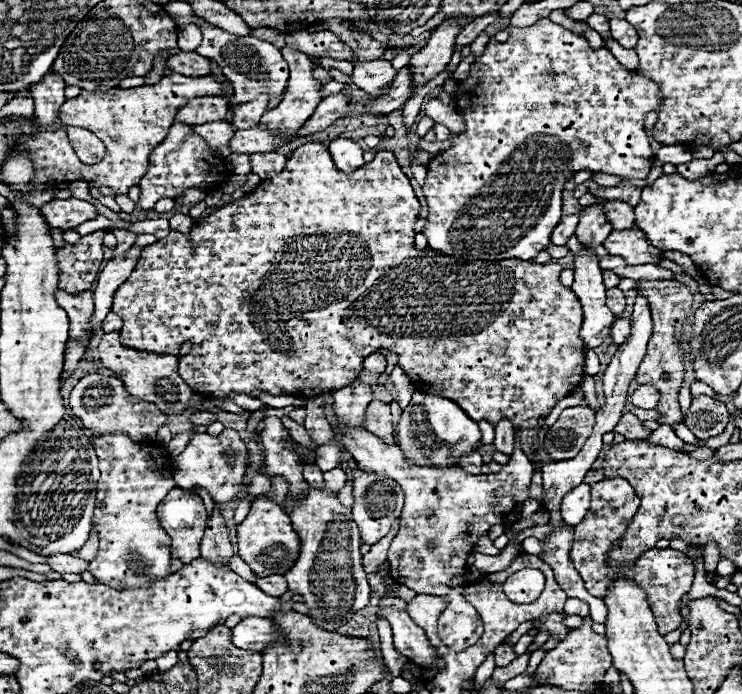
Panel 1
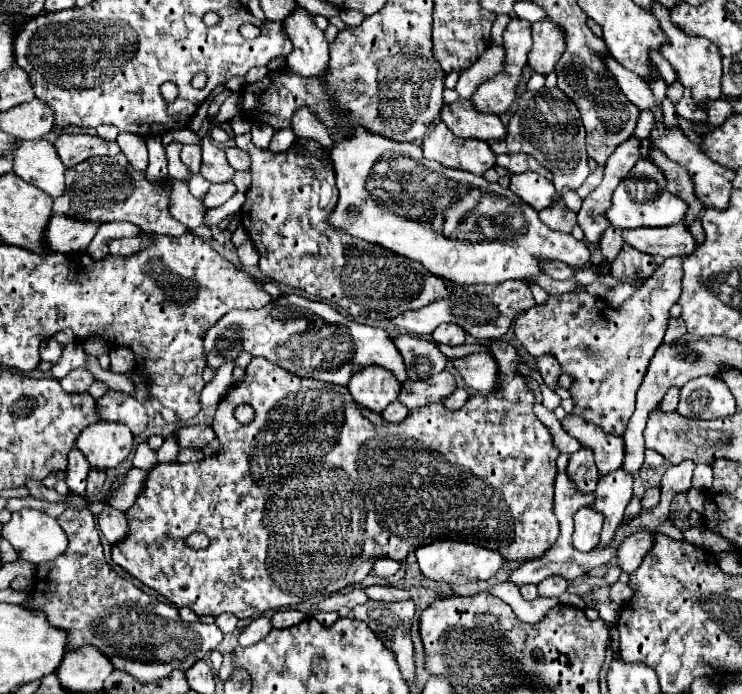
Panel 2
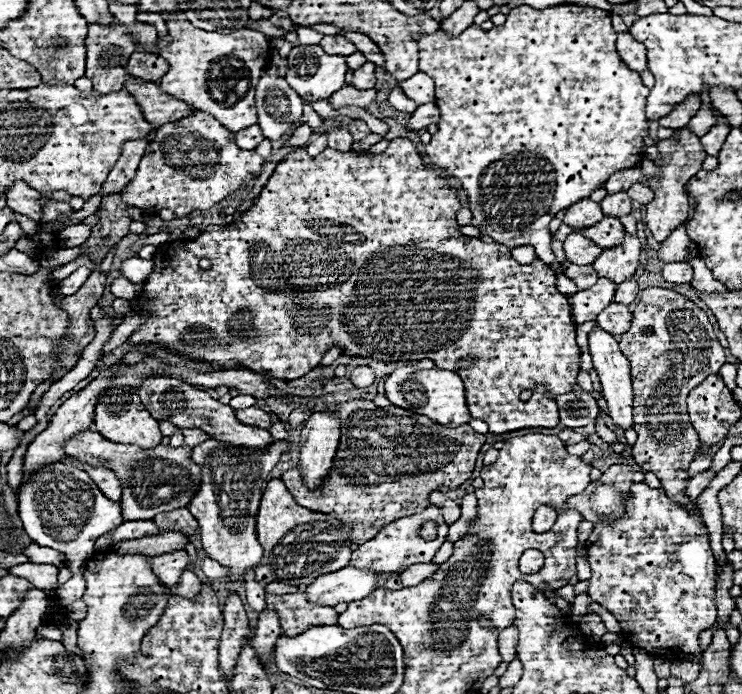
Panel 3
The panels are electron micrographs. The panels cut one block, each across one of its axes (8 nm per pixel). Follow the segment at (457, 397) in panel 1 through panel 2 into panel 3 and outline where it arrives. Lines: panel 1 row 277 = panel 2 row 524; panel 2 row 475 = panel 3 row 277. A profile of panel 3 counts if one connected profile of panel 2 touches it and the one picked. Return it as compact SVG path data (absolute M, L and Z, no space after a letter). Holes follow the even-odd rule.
M394 138L390 140L390 146L382 152L382 154L370 154L370 152L340 152L340 150L332 150L332 148L326 148L324 152L320 152L318 156L308 156L305 147L296 148L292 154L288 154L280 164L278 168L274 170L274 174L270 176L268 184L264 186L262 194L258 196L258 200L254 202L254 206L244 214L240 216L236 222L224 226L224 228L218 228L218 226L208 226L196 240L174 240L174 242L166 242L166 244L160 244L156 254L154 254L154 272L148 276L146 284L144 284L144 290L142 290L142 308L140 308L140 314L142 312L152 312L152 316L130 336L130 342L132 344L156 344L160 348L168 348L172 352L178 352L178 354L186 354L190 358L198 358L198 360L204 360L204 362L210 362L210 364L226 364L226 366L242 366L246 370L254 370L254 372L260 372L268 378L276 378L276 380L296 380L296 378L302 378L306 376L312 368L316 368L322 360L322 356L326 354L326 350L330 350L332 346L342 346L342 350L350 356L370 356L370 358L376 358L376 360L382 360L382 362L408 362L408 360L434 360L436 366L440 368L448 368L448 370L454 370L456 374L460 374L460 378L464 380L464 386L466 386L466 400L468 400L468 408L472 412L472 418L478 418L478 420L484 420L490 428L492 434L504 434L504 432L514 432L514 430L522 430L522 428L554 428L558 424L558 408L556 408L556 396L564 394L564 392L572 392L574 384L576 384L576 376L580 372L580 348L576 344L576 324L572 320L572 310L570 310L570 304L568 304L568 298L564 294L560 294L556 290L556 276L554 276L554 270L544 264L542 260L534 260L530 264L518 264L512 256L510 256L510 250L504 246L504 244L496 244L496 242L484 242L484 240L478 240L478 238L468 238L464 234L460 234L460 224L456 222L456 214L462 210L462 204L458 200L458 194L456 190L448 184L448 180L438 172L438 168L434 166L428 166L424 164L420 152L416 150L414 142L408 140L408 138ZM200 258L208 258L212 264L208 270L202 270L198 266L198 260ZM466 356L472 356L472 364L468 368L460 368L458 362Z

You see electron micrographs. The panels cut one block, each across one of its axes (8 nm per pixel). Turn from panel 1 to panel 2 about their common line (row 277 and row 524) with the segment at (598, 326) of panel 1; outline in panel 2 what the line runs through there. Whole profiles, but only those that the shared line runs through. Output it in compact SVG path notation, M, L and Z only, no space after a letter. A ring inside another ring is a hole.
M578 510L574 516L574 534L572 542L574 548L580 552L590 552L598 546L600 542L600 532L602 532L602 514L596 510Z

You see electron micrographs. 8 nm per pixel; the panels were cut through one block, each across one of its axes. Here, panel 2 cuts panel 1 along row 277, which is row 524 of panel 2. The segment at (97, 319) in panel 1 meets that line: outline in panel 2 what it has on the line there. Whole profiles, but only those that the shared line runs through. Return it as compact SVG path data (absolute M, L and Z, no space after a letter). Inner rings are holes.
M106 508L98 518L98 528L110 546L116 546L124 536L128 536L128 520L126 514L114 508Z

